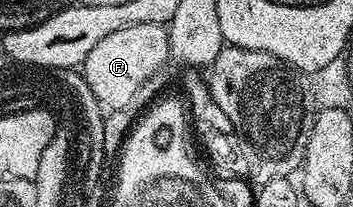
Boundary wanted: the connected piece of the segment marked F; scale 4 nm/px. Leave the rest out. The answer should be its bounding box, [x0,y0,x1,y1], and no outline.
[81,24,168,108]

